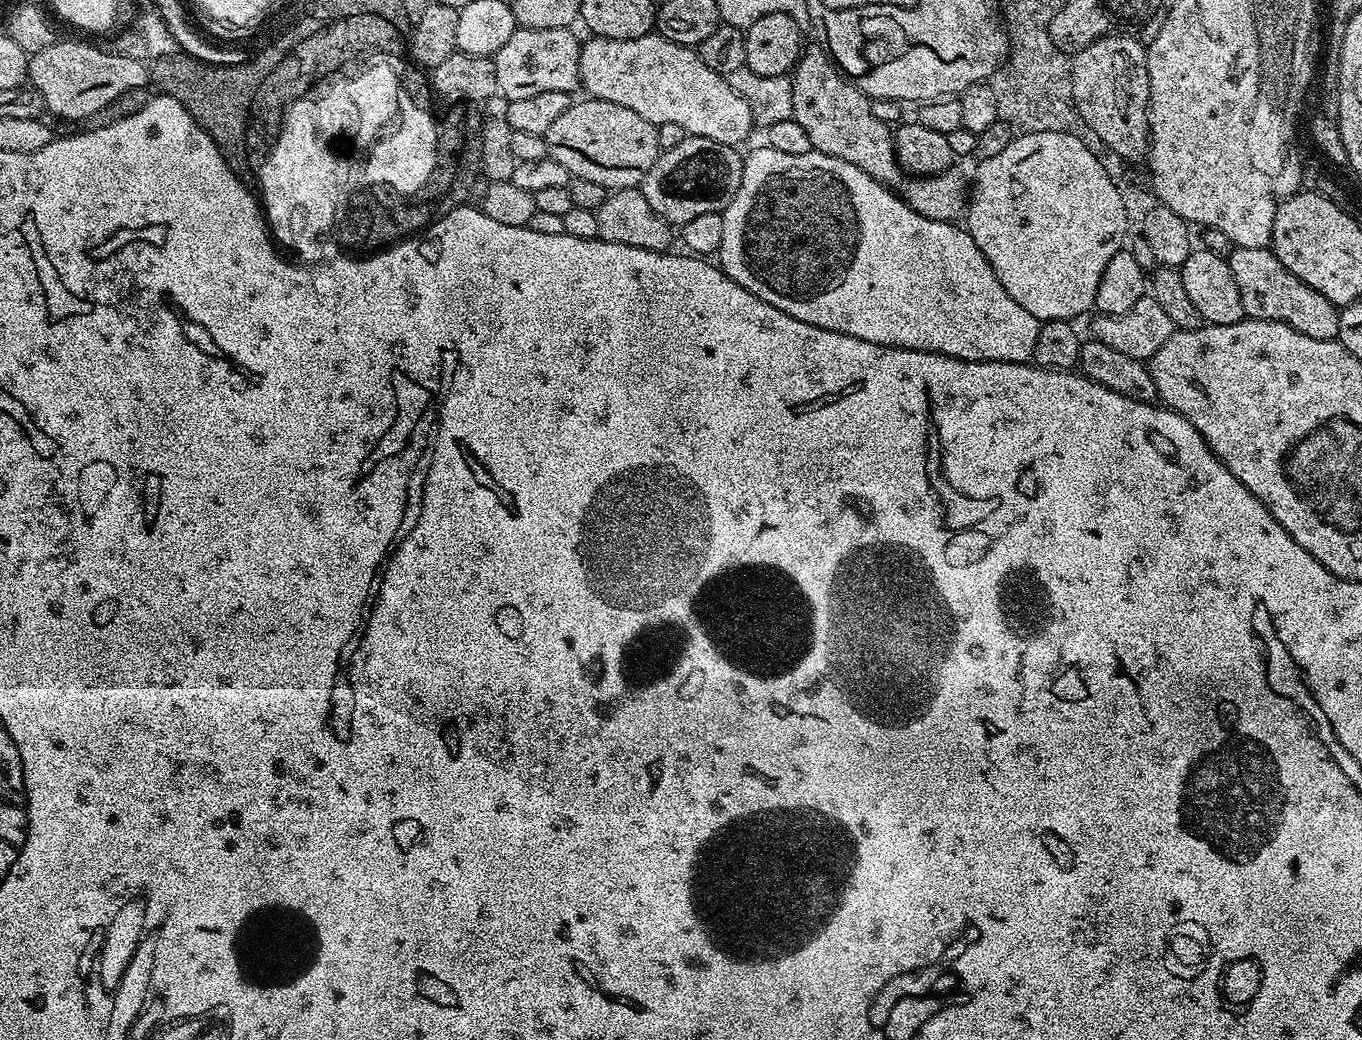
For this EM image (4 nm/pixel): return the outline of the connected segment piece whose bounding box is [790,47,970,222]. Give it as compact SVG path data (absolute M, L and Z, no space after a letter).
M823 47L812 48L803 53L797 60L795 68L790 73L792 89L794 90L794 114L792 119L806 130L815 151L826 154L830 158L842 158L842 162L850 162L850 166L858 166L870 178L874 178L885 188L891 188L900 199L910 206L922 218L931 220L947 220L956 222L965 215L966 205L970 199L970 180L963 176L956 166L950 167L944 172L939 172L933 176L917 176L909 174L900 167L900 161L896 158L896 137L893 129L882 118L878 118L872 109L872 100L865 92L858 90L858 86L853 84L839 68L836 67L831 56Z

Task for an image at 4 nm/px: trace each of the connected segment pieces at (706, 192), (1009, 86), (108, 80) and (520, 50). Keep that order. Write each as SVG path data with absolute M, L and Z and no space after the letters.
M688 136L678 146L665 148L644 176L642 191L646 202L663 220L682 226L698 214L723 212L738 194L742 182L744 162L731 144L714 142L710 138Z
M1016 20L1016 32L1008 32L1008 39L1010 51L1007 61L990 77L990 83L994 90L994 98L1000 96L1000 100L1004 100L1004 104L998 104L998 108L1004 108L1004 112L1008 112L1012 120L1016 120L1013 128L1020 124L1016 132L1070 132L1073 135L1080 132L1080 141L1091 152L1103 153L1105 147L1102 139L1088 132L1072 111L1073 57L1058 50L1058 46L1054 46L1053 41L1048 41L1047 36L1036 36L1036 32L1024 32L1024 20Z
M57 39L46 50L31 53L27 79L38 90L49 113L64 120L84 120L103 108L108 108L119 96L135 88L149 87L150 68L143 60L115 56L111 50L104 52L80 40Z
M517 27L514 34L506 41L506 46L495 54L496 73L498 74L498 92L509 101L518 98L530 98L534 94L546 94L550 90L562 90L569 94L581 87L580 82L580 50L581 37L575 36L572 28L555 28L554 30L538 30L537 28Z

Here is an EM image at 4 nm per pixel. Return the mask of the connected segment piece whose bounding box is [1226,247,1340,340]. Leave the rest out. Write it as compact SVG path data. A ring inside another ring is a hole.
M1233 247L1227 257L1230 274L1238 282L1238 294L1242 294L1245 317L1254 320L1282 322L1310 338L1335 340L1340 335L1340 308L1331 304L1318 290L1306 286L1302 278L1290 274L1282 262L1266 248Z

